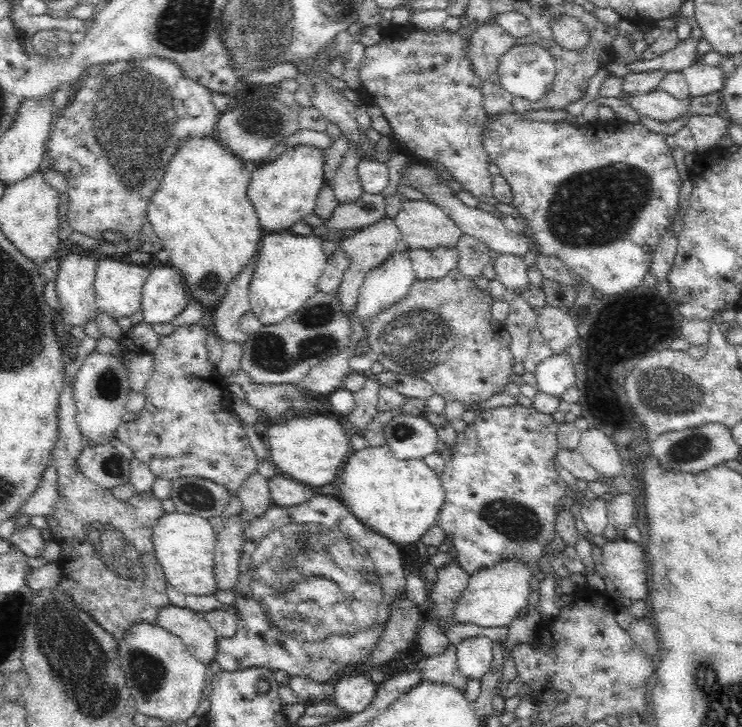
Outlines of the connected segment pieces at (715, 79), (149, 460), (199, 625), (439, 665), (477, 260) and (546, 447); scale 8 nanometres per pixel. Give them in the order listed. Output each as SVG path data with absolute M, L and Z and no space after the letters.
M698 60L681 70L681 73L685 76L692 97L720 93L725 81L724 71L720 66L710 66Z
M198 324L175 327L168 336L160 336L154 350L141 351L152 358L152 372L144 384L144 407L133 425L118 427L118 440L134 451L136 459L146 463L157 477L202 477L224 485L233 492L258 470L258 458L250 446L243 423L234 417L232 397L226 378L208 363L206 334Z
M168 605L160 609L157 624L181 638L190 653L202 664L208 665L214 659L218 636L204 619L203 613Z
M452 643L448 644L440 654L420 660L418 669L422 671L424 679L430 682L450 683L463 693L466 690L468 679L459 671L456 645Z
M467 234L459 238L456 249L457 267L470 279L475 279L484 270L484 266L493 260L490 247Z
M514 403L510 406L501 406L500 408L477 411L473 423L470 423L466 431L460 432L457 442L454 446L454 455L446 463L444 470L440 474L442 486L446 489L446 500L444 500L442 510L439 511L437 525L442 527L445 534L452 538L452 550L454 551L453 561L458 563L469 575L475 571L486 570L487 567L494 566L495 563L503 562L506 559L520 559L522 563L532 564L538 562L546 552L546 546L556 540L556 516L560 498L566 496L568 484L562 479L556 469L555 460L557 448L559 446L558 427L559 423L551 414L544 414L534 407L524 407Z

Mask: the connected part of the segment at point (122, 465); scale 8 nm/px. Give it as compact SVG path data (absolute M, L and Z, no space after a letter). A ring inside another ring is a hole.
M112 445L86 447L84 451L80 452L75 464L78 464L80 471L94 484L108 490L112 490L116 486L128 486L130 484L130 461L120 456L119 450Z

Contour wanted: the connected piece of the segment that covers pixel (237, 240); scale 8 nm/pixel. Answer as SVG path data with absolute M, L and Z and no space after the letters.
M186 139L167 163L166 172L158 190L154 191L147 217L153 231L163 242L168 252L170 266L178 269L183 276L189 300L204 307L205 313L212 313L224 301L224 294L232 280L246 270L246 264L257 256L263 234L252 201L248 199L248 170L242 168L228 149L220 148L212 140Z

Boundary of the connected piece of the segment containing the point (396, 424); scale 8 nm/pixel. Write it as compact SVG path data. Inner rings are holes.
M400 411L384 424L382 434L397 460L424 459L438 449L438 430L422 414Z

